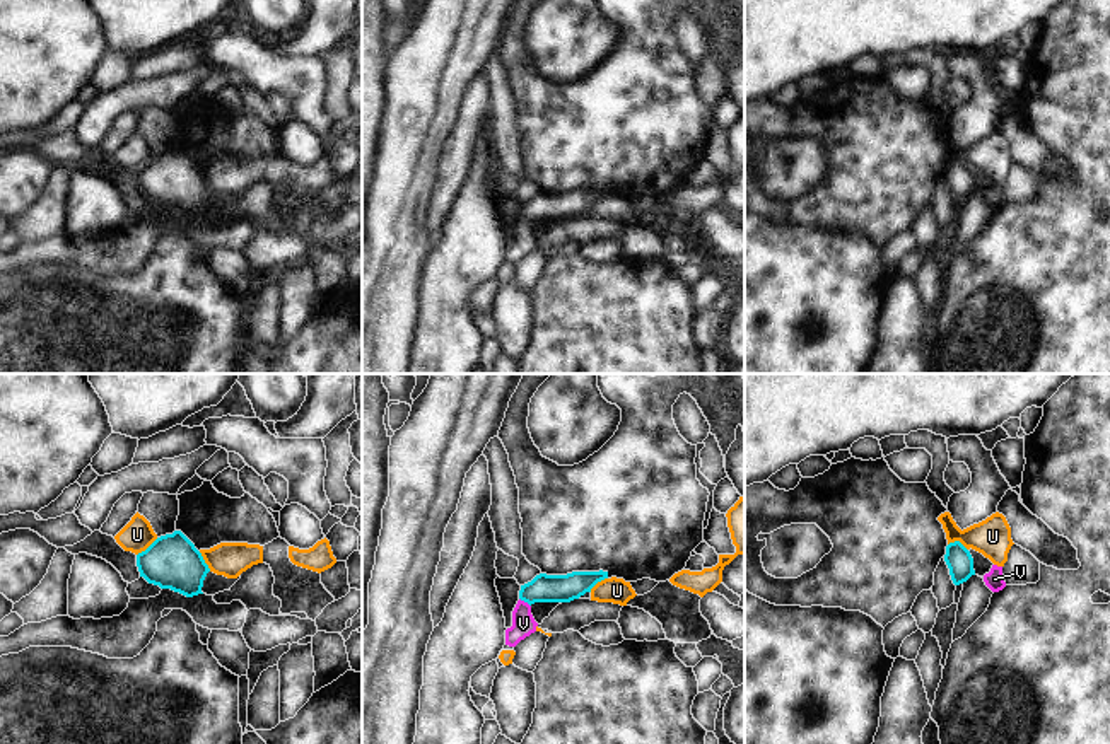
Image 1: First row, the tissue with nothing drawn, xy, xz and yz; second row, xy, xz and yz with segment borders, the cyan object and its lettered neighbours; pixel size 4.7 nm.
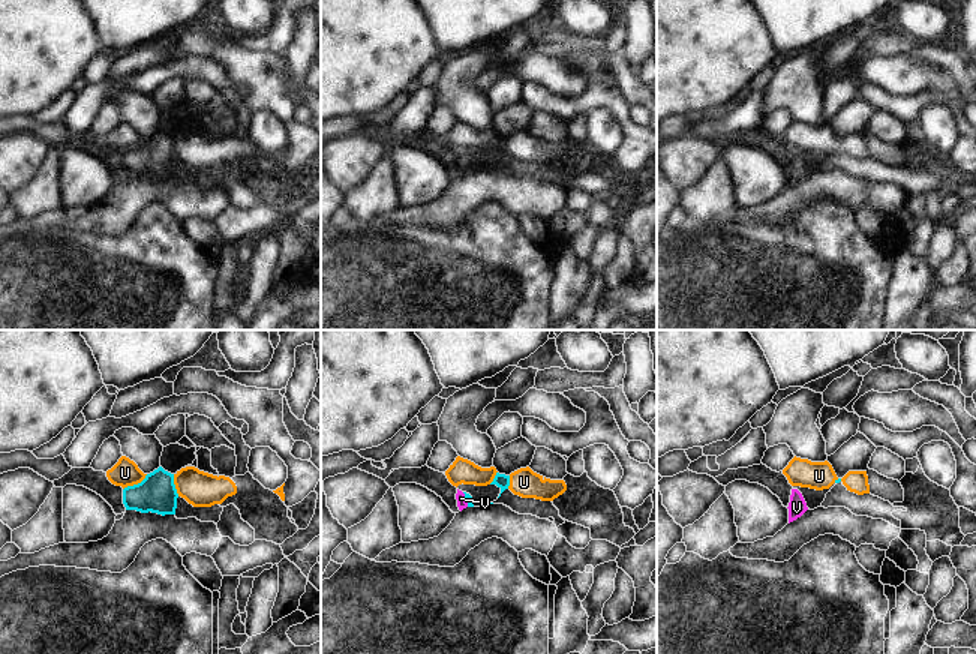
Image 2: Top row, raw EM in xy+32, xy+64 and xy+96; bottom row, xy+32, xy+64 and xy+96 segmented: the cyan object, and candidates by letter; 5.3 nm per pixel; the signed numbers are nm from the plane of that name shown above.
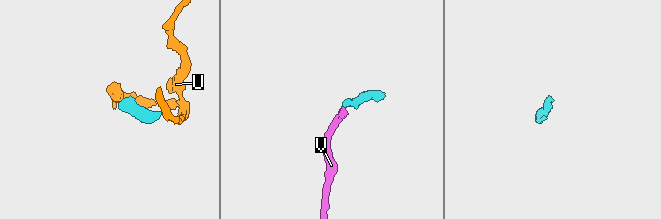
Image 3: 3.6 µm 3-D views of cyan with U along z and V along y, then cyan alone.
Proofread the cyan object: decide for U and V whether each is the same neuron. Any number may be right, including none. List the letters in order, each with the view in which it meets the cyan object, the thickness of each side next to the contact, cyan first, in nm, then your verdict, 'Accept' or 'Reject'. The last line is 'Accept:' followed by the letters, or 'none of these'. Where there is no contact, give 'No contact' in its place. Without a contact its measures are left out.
U: Touches cyan in xy. Thickness 260 nm (cyan) against 150 nm. Reject
V: Touches cyan in xz. Thickness 130 nm (cyan) against 110 nm. Accept
Accept: V.

